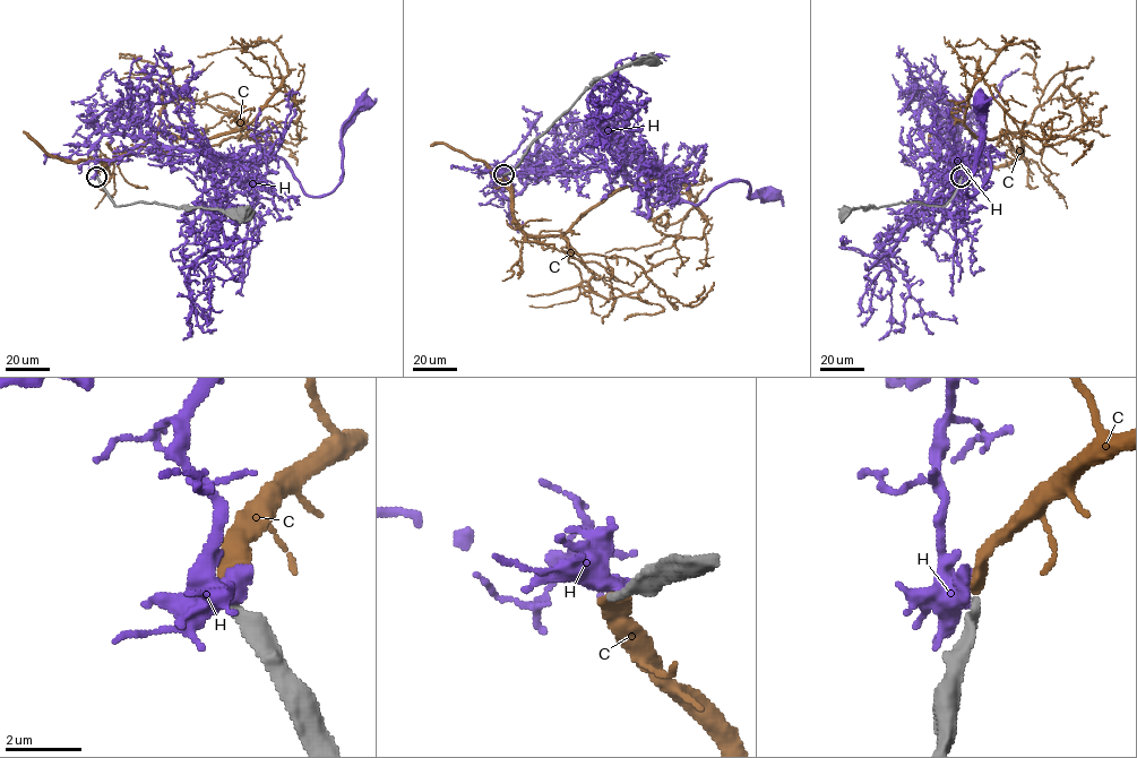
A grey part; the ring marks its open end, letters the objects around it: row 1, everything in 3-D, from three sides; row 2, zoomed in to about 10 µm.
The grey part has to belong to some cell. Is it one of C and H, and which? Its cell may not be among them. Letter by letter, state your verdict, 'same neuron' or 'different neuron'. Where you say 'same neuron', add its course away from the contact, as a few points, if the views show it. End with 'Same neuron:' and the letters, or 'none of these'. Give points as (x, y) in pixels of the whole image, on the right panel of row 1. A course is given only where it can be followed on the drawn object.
C: same neuron; course (961, 175), (1022, 153), (1018, 134), (965, 125), (981, 78), (1024, 122), (1000, 134), (1011, 145)
H: different neuron
Same neuron: C

